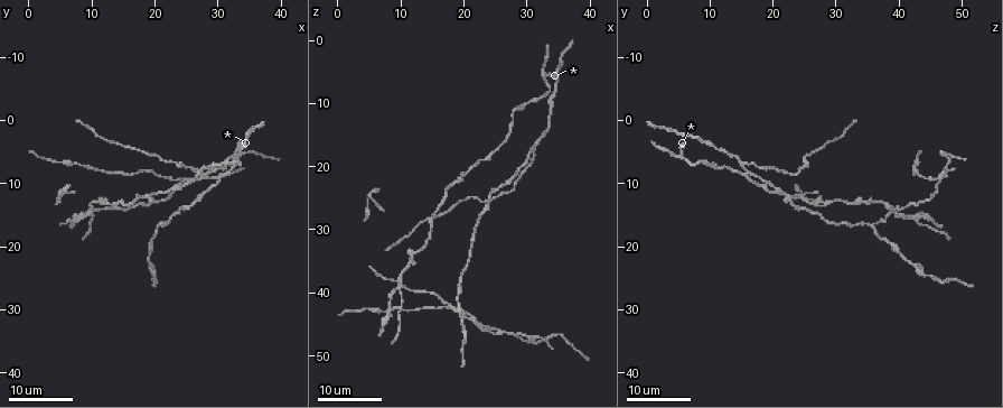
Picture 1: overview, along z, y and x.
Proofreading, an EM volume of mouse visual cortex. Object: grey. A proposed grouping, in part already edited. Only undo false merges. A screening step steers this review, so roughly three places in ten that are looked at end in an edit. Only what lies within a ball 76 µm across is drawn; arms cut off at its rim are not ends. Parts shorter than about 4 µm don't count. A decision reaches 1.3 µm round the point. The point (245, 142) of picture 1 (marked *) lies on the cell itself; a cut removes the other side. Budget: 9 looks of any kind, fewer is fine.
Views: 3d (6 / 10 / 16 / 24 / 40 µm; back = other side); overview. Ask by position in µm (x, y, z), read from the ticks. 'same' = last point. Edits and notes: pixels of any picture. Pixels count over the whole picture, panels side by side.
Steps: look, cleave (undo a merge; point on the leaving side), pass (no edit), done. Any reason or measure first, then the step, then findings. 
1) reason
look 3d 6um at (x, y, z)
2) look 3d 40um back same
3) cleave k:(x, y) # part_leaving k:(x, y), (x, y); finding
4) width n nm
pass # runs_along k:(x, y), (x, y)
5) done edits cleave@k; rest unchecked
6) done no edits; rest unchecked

arms part here
look 3d 24um at (32.5, 7.5, 15.5)

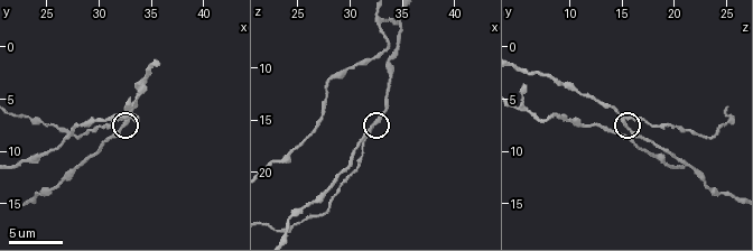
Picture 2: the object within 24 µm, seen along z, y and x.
look 3d 6um at (32.6, 7.2, 15.2)

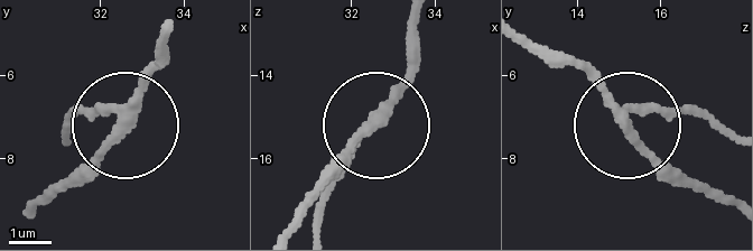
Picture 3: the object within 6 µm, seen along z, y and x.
arms 3
cleave 3:(92, 115) # a second cell is stuck on

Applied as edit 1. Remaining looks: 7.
look overview

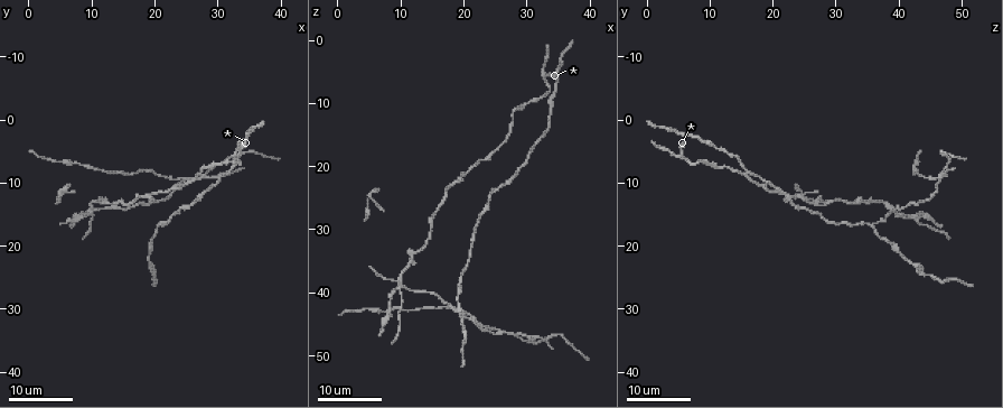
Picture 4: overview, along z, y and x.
calibre changes
look 3d 24um at (15.5, 13.5, 27.5)

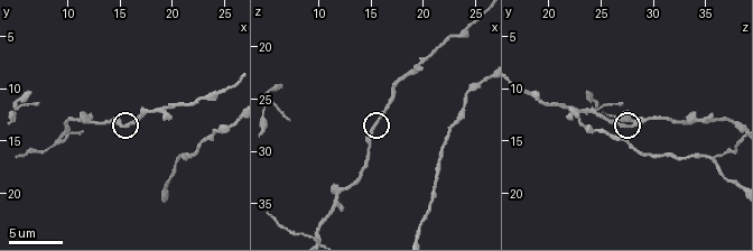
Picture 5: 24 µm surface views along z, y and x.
look 3d 6um at (15.4, 13.8, 27.4)

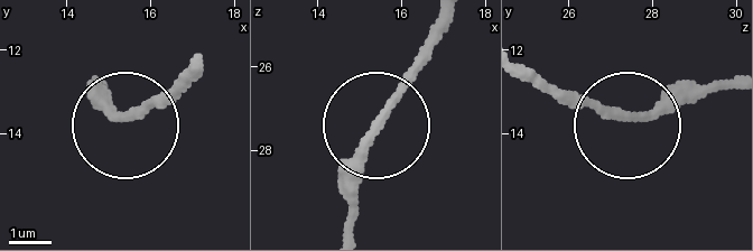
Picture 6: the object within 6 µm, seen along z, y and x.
pass # runs_along 6:(520, 68), (638, 115), (708, 86); one cell here

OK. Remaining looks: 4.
small branch off a trunk
look 3d 24um at (10.0, 14.0, 39.5)

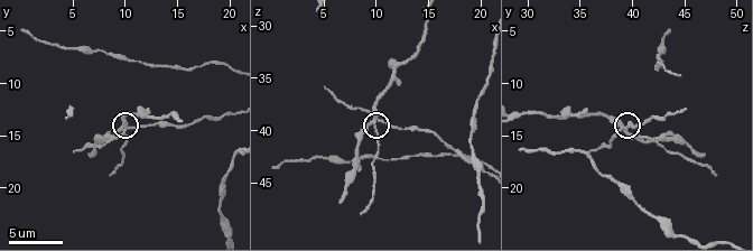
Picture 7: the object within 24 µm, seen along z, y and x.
look 3d 10um at (10.0, 14.2, 39.2)

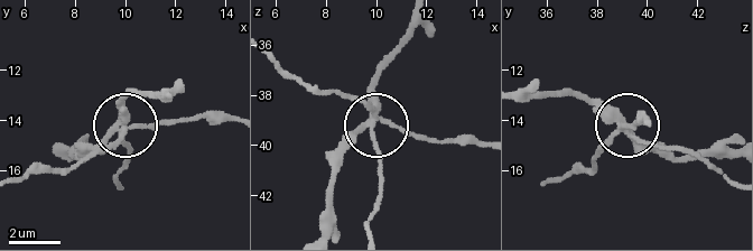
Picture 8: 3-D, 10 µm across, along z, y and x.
width 240 nm
cleave 8:(152, 123) # part_leaving 8:(123, 115), (140, 122), (231, 122); a second cell is stuck on

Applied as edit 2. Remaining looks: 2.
done edits cleave@3, cleave@8; rest unchecked

